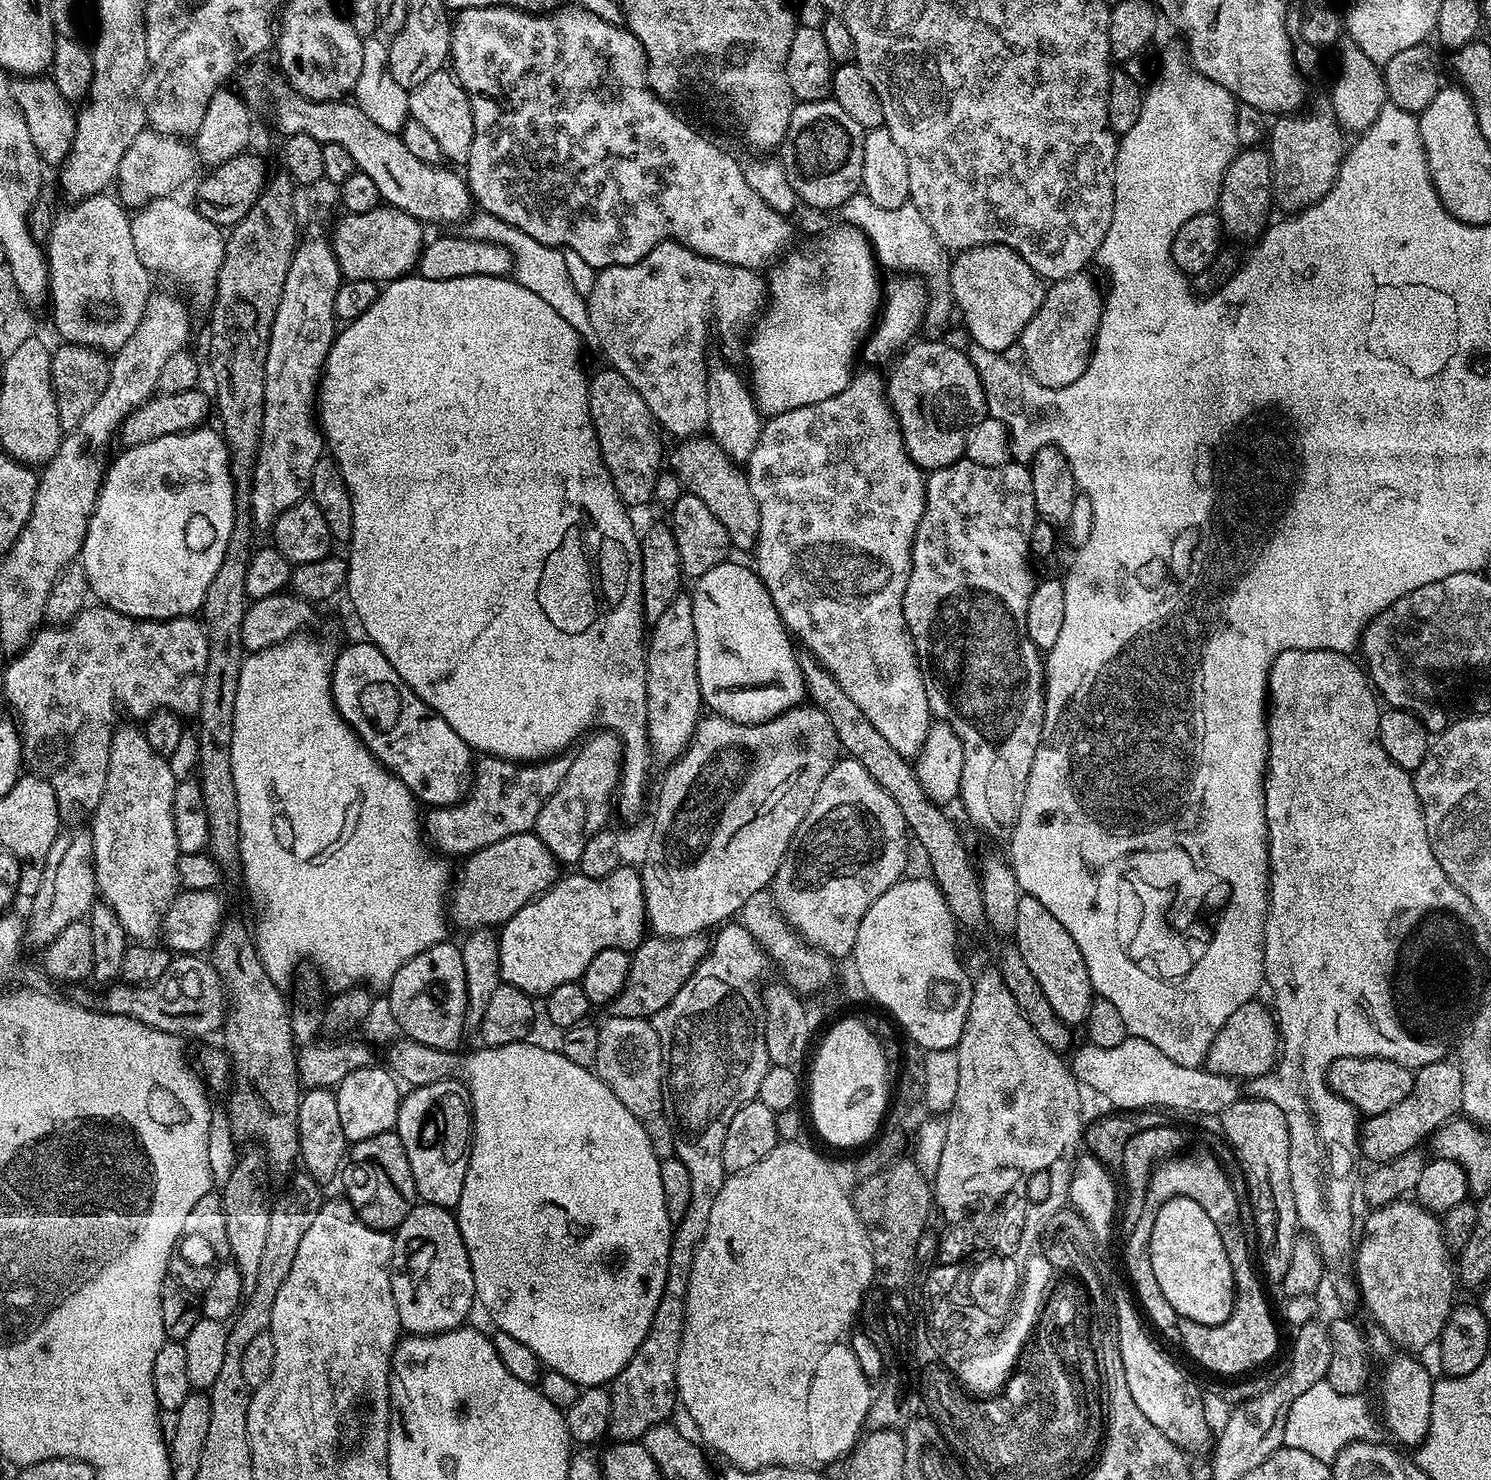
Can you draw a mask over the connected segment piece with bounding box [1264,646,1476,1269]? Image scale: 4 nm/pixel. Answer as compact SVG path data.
M1331 647L1291 648L1278 658L1274 658L1272 668L1268 671L1268 694L1270 711L1268 718L1268 767L1264 778L1264 813L1268 827L1268 913L1264 919L1264 984L1272 991L1276 999L1274 1015L1280 1033L1282 1059L1274 1071L1267 1077L1267 1099L1274 1101L1278 1110L1286 1114L1286 1126L1290 1130L1290 1186L1294 1186L1294 1206L1299 1227L1320 1248L1324 1255L1324 1263L1329 1269L1349 1267L1350 1257L1354 1252L1354 1232L1352 1236L1352 1183L1357 1183L1356 1160L1358 1161L1358 1145L1360 1143L1361 1117L1357 1108L1340 1097L1331 1089L1324 1079L1326 1070L1340 1056L1376 1057L1398 1062L1411 1070L1430 1066L1432 1056L1440 1059L1440 1048L1427 1048L1416 1044L1396 1028L1396 1020L1392 1020L1392 1012L1388 1008L1388 968L1392 968L1392 955L1396 953L1396 944L1400 944L1400 936L1412 928L1412 923L1420 912L1428 908L1444 908L1449 904L1462 914L1474 914L1474 906L1454 882L1438 866L1438 858L1434 858L1434 850L1430 850L1430 842L1426 834L1426 818L1422 814L1422 806L1418 802L1416 787L1412 785L1412 776L1402 770L1382 750L1378 738L1378 722L1382 711L1365 669L1352 661L1351 655Z

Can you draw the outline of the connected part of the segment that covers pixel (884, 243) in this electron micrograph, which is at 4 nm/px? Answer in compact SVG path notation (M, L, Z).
M857 194L840 207L838 216L841 216L839 219L843 223L852 225L870 241L872 251L883 267L885 264L886 267L893 268L896 274L919 274L924 277L936 276L940 272L941 275L946 264L946 250L938 242L938 238L934 238L934 230L930 230L926 218L922 218L922 210L915 208L911 202L894 210L885 210L875 202L870 202L868 196Z

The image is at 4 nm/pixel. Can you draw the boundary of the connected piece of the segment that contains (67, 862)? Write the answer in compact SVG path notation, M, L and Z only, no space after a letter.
M72 826L69 832L68 829L61 831L60 835L56 837L54 846L50 846L50 854L46 854L40 885L36 893L30 898L32 913L26 916L26 940L29 945L33 944L37 950L43 949L50 942L54 942L54 938L58 938L58 934L62 934L62 930L66 930L66 926L70 926L70 922L84 920L88 911L98 900L96 875L92 865L92 834L87 827L76 827L80 826Z

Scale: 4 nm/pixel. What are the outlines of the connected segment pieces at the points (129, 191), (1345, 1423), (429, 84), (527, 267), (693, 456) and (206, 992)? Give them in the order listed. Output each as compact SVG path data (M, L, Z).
M145 127L138 138L130 142L126 154L122 154L122 162L118 162L116 174L120 184L119 199L125 205L139 206L157 196L172 196L175 188L182 187L195 174L196 164L198 157L187 139Z
M1327 1379L1310 1386L1302 1398L1298 1398L1290 1406L1290 1414L1286 1418L1284 1444L1290 1448L1306 1450L1306 1454L1314 1454L1314 1458L1325 1462L1335 1460L1338 1453L1347 1444L1356 1440L1369 1439L1378 1428L1378 1420L1368 1413L1368 1404L1363 1395L1343 1396L1328 1384Z
M441 70L430 74L430 78L426 78L426 82L422 82L417 88L409 91L408 115L411 119L422 122L423 128L429 134L434 134L438 146L442 146L445 161L451 162L453 165L460 164L456 166L467 165L468 151L474 138L474 118L468 96L451 71Z
M483 210L477 211L467 224L467 235L475 240L494 242L509 248L512 251L511 275L514 279L522 286L526 286L527 292L538 294L538 298L546 302L548 308L553 308L557 316L563 318L565 324L571 326L573 332L577 332L585 341L595 341L596 335L594 325L590 322L588 301L582 288L580 292L575 278L572 277L572 268L568 265L569 257L561 249L546 246L537 239L530 238L530 234L522 234L522 230L510 226L510 222L502 222L502 218Z
M707 435L684 438L677 444L680 445L670 452L670 468L676 473L681 485L691 495L702 498L702 502L706 502L707 508L710 509L710 514L714 514L714 518L718 518L718 522L726 526L726 534L733 549L755 549L760 529L760 515L754 496L750 494L747 475L741 469L739 472L736 469L739 467L729 460L722 446L718 446L716 441Z
M176 954L169 959L162 978L147 986L113 982L107 985L104 1001L98 1004L99 1011L109 1016L129 1016L154 1030L168 1032L171 1036L189 1038L188 1036L208 1036L223 1025L226 1015L226 989L222 978L211 966L211 963L200 954Z

